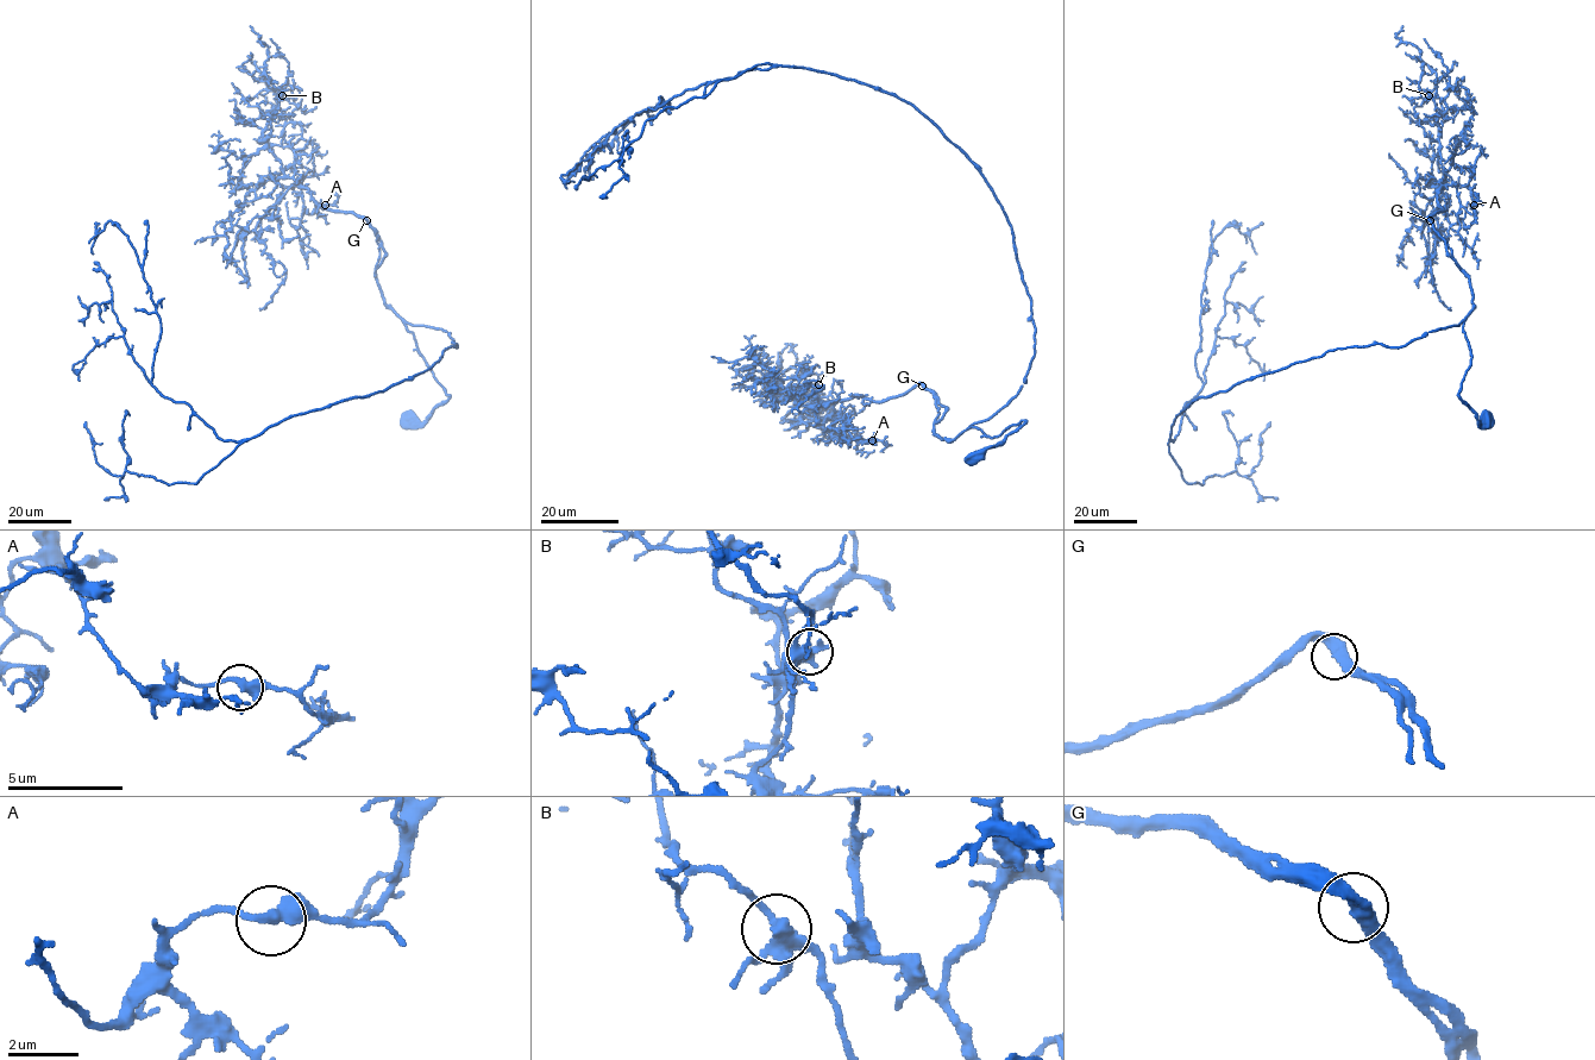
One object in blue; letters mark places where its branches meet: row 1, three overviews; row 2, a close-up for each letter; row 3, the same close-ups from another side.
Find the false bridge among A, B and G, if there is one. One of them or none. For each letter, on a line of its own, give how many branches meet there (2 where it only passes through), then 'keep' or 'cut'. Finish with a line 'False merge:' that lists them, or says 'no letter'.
A: branches 2; keep
B: branches 2; keep
G: branches 2; keep
False merge: no letter

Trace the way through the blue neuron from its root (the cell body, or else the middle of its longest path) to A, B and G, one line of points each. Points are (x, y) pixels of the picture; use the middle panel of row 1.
A: (975, 457), (1025, 421), (942, 439), (920, 384), (842, 401), (849, 434), (872, 440)
B: (975, 457), (1025, 421), (942, 439), (920, 384), (881, 401), (796, 396), (818, 384)
G: (975, 457), (1025, 421), (993, 437), (969, 427), (942, 439), (934, 430), (936, 396), (922, 386)

